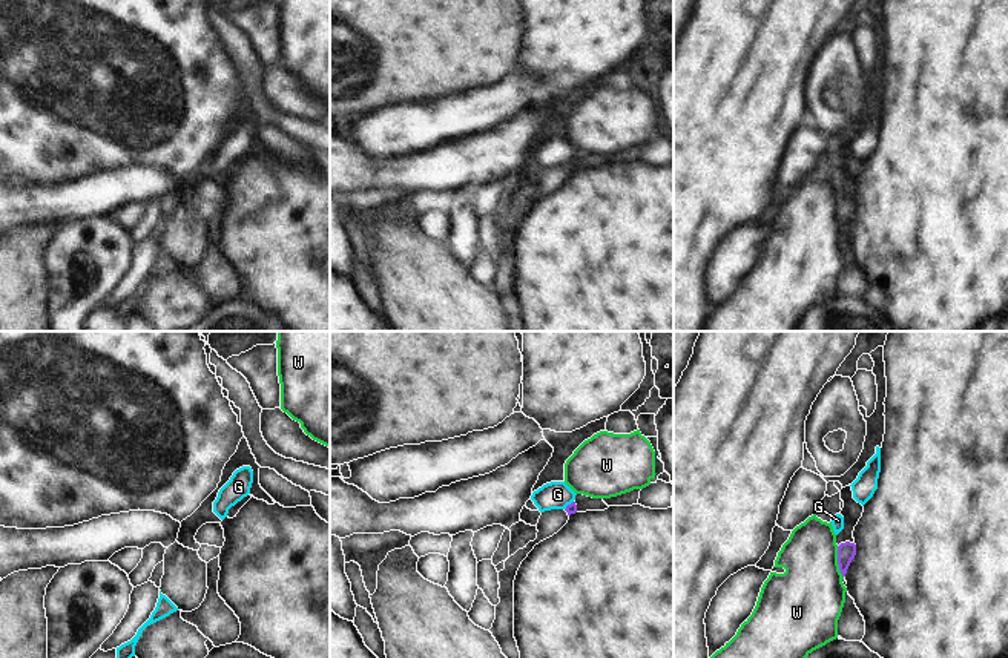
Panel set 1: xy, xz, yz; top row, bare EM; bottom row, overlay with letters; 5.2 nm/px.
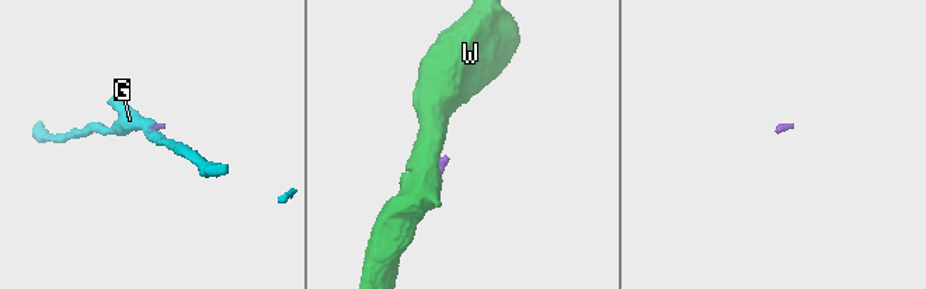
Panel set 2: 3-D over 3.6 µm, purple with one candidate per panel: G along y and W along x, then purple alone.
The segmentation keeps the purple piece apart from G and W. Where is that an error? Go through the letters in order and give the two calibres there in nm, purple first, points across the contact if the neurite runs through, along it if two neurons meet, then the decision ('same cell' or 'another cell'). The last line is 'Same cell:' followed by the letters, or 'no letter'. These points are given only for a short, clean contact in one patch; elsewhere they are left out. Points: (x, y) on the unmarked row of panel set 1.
G: 50/140 nm | along xz (573, 157), (565, 166) | another cell
W: 100/380 nm | another cell
Same cell: no letter

